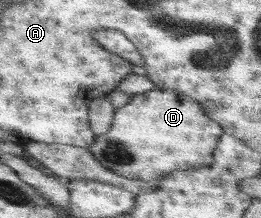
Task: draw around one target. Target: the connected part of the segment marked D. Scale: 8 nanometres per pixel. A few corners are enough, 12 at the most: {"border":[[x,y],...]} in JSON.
{"border":[[155,88],[117,108],[89,150],[157,182],[211,164],[223,133],[190,96]]}

